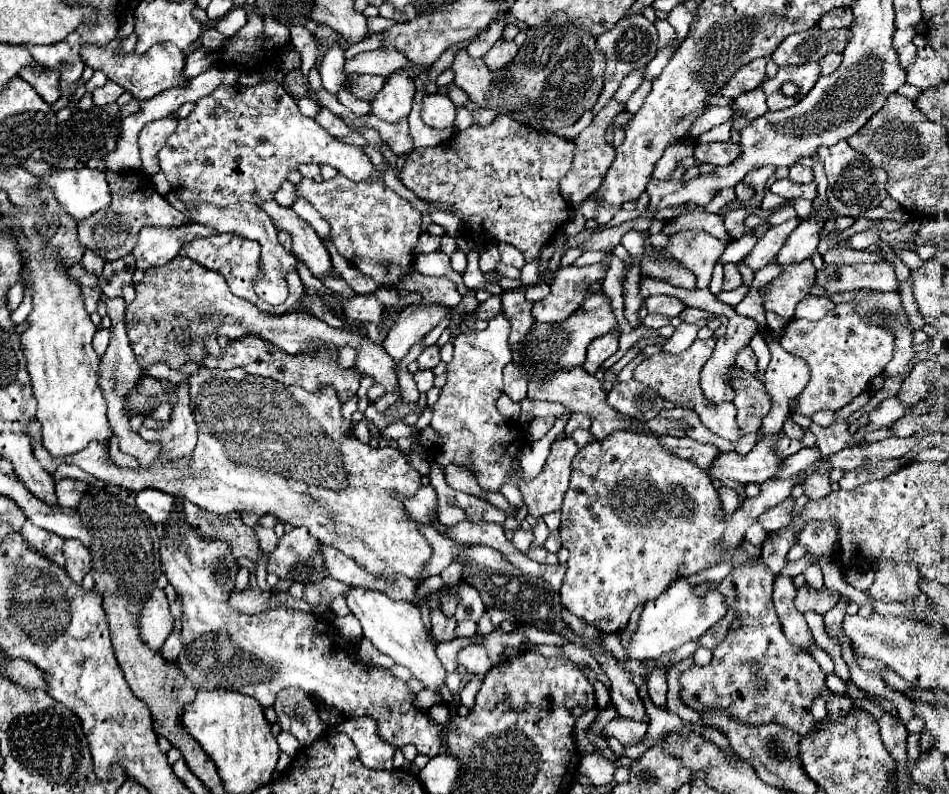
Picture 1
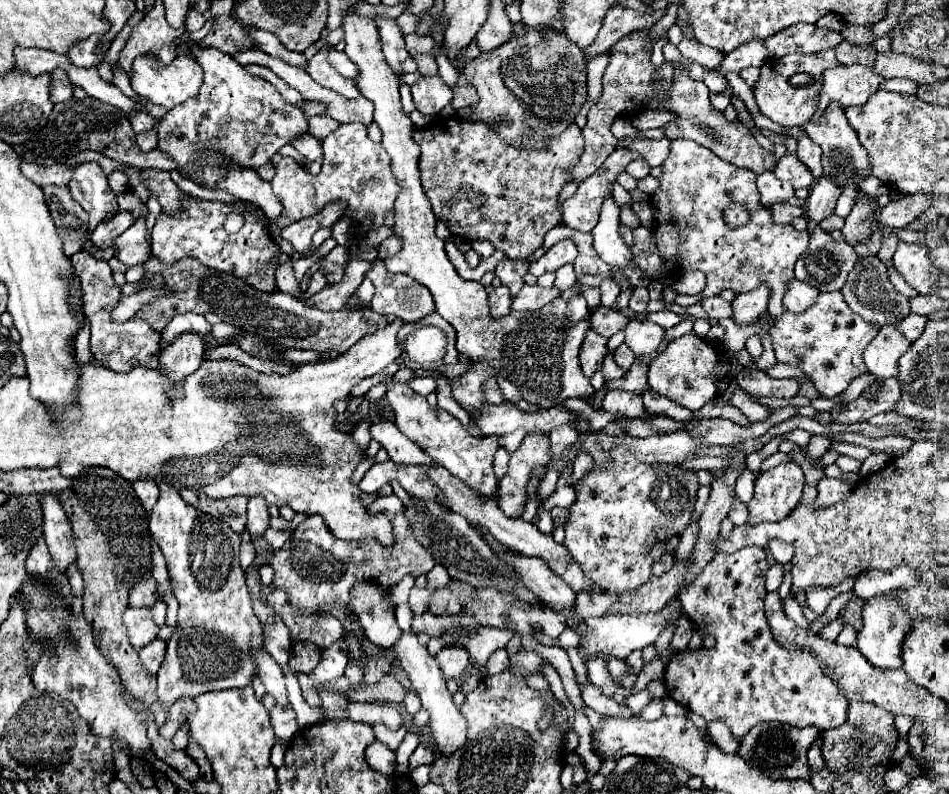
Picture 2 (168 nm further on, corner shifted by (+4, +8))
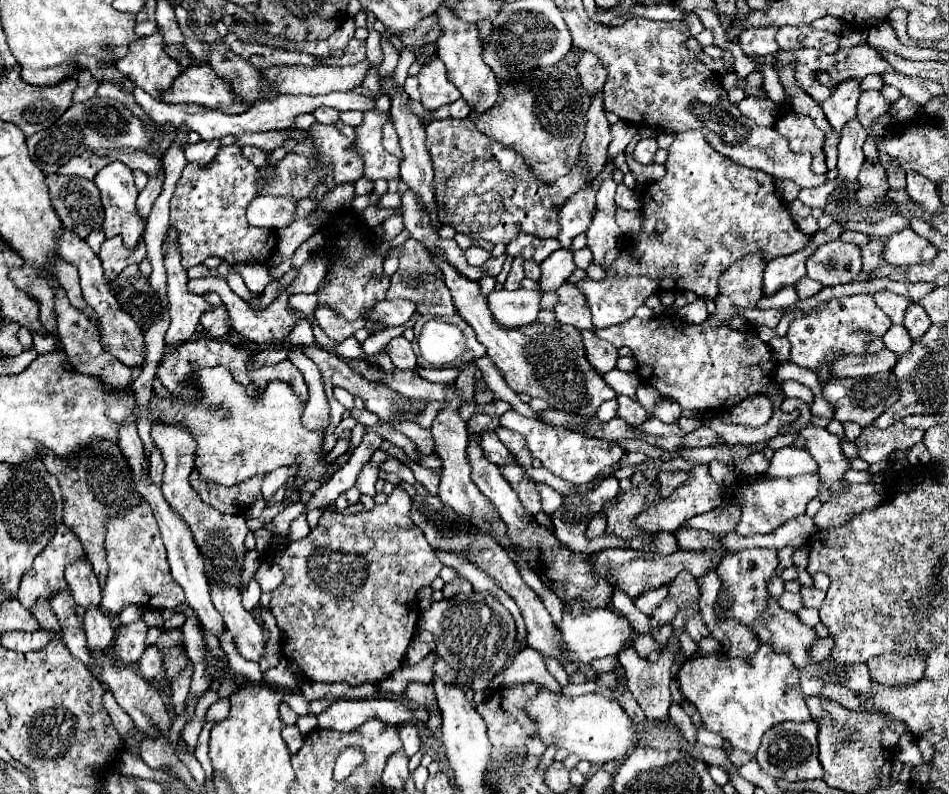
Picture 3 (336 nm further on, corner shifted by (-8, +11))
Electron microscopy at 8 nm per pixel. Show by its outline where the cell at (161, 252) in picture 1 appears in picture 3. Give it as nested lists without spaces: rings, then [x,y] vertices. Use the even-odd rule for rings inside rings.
[[[114,236],[106,240],[100,248],[100,260],[102,260],[104,276],[108,276],[108,280],[116,278],[126,266],[140,264],[144,258],[146,258],[144,240],[138,240],[134,248],[126,248],[122,242],[122,236]]]

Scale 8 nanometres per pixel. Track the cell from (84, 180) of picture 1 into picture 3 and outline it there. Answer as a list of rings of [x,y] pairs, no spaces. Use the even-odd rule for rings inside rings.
[[[110,162],[108,166],[104,166],[96,176],[94,176],[94,184],[100,190],[100,198],[102,198],[102,206],[106,212],[102,230],[106,234],[106,238],[112,238],[116,234],[122,234],[124,244],[128,244],[132,248],[132,244],[136,244],[136,240],[140,240],[140,236],[144,234],[144,220],[140,220],[140,216],[136,216],[136,196],[138,190],[134,186],[134,178],[132,178],[132,170],[122,164],[122,162]]]

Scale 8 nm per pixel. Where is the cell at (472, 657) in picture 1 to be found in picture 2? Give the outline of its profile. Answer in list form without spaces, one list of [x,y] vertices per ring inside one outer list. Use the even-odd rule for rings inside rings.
[[[448,647],[448,649],[442,649],[438,651],[436,655],[436,661],[444,673],[444,679],[454,679],[454,681],[460,681],[464,669],[468,667],[468,655],[464,649],[460,647]]]

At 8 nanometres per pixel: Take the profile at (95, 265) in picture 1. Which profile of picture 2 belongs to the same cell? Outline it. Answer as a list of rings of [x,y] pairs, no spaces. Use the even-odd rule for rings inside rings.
[[[120,211],[114,219],[98,225],[96,231],[94,231],[92,235],[88,235],[88,239],[90,239],[96,247],[100,247],[100,249],[112,247],[114,239],[116,239],[118,235],[122,235],[134,221],[136,221],[136,219],[134,219],[134,215],[132,215],[130,211]]]

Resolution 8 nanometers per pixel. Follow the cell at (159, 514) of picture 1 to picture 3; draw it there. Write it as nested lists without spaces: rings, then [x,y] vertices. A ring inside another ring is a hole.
[[[152,452],[150,454],[150,468],[148,468],[148,476],[150,476],[150,482],[156,484],[156,486],[162,486],[162,470],[164,470],[164,460],[160,456],[160,452]]]

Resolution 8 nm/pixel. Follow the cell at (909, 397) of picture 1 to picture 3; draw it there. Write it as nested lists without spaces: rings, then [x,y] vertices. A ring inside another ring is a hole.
[[[894,372],[886,374],[872,374],[864,378],[848,378],[848,380],[830,380],[822,386],[824,400],[836,408],[836,420],[840,422],[858,422],[858,424],[872,424],[888,406],[898,402],[900,390]]]

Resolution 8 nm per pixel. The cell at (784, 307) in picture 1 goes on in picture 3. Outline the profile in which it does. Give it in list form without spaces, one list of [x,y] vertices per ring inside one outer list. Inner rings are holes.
[[[688,130],[688,132],[676,134],[676,140],[668,148],[666,176],[642,188],[642,202],[644,202],[642,204],[644,232],[638,238],[632,238],[636,252],[640,254],[640,260],[632,260],[628,250],[622,250],[620,260],[616,260],[616,268],[610,268],[606,272],[606,280],[596,282],[592,278],[586,278],[578,282],[580,292],[586,296],[590,304],[592,322],[596,330],[630,320],[634,316],[634,310],[640,304],[644,304],[644,300],[650,294],[664,292],[664,290],[692,290],[698,296],[716,300],[718,278],[744,256],[762,252],[768,264],[774,258],[800,252],[812,240],[812,236],[804,234],[796,226],[788,210],[782,206],[780,198],[776,196],[772,176],[754,168],[744,168],[728,160],[726,156],[720,156],[704,140],[700,130]],[[658,222],[666,224],[666,230],[662,234],[656,232]]]

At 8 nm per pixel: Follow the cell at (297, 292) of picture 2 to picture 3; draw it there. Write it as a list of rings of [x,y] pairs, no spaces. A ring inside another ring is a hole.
[[[233,264],[234,270],[243,278],[253,293],[262,293],[272,281],[269,268],[261,264]]]

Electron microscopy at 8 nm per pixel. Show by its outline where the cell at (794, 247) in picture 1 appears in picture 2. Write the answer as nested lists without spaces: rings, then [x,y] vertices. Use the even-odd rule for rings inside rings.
[[[820,177],[818,183],[810,189],[806,217],[814,219],[816,223],[826,219],[828,215],[834,213],[834,207],[836,207],[836,201],[840,195],[842,195],[842,189],[836,187],[836,183],[832,183],[832,179]]]

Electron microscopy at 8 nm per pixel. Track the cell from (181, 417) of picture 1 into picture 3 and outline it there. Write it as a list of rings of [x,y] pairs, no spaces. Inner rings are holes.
[[[214,308],[212,312],[206,312],[200,318],[200,324],[204,326],[208,338],[220,338],[220,336],[224,336],[228,332],[226,320],[228,320],[226,308]]]

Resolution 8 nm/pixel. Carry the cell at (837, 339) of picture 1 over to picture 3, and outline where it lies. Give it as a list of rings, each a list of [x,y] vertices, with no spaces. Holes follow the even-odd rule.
[[[868,294],[832,298],[824,310],[792,320],[790,330],[786,334],[786,338],[792,344],[790,362],[798,364],[800,368],[816,370],[820,364],[828,362],[830,358],[834,360],[850,354],[864,356],[870,342],[878,336],[884,336],[884,332],[890,326],[892,326],[892,320],[888,318],[888,314],[882,308],[878,308],[874,298]]]

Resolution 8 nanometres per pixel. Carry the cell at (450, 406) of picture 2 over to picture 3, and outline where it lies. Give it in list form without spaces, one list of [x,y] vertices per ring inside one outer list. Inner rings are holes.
[[[482,432],[480,438],[482,438],[480,446],[484,448],[484,454],[486,454],[486,458],[492,464],[504,466],[504,464],[514,464],[516,462],[514,456],[512,456],[512,452],[504,446],[504,442],[496,436],[496,432]]]

